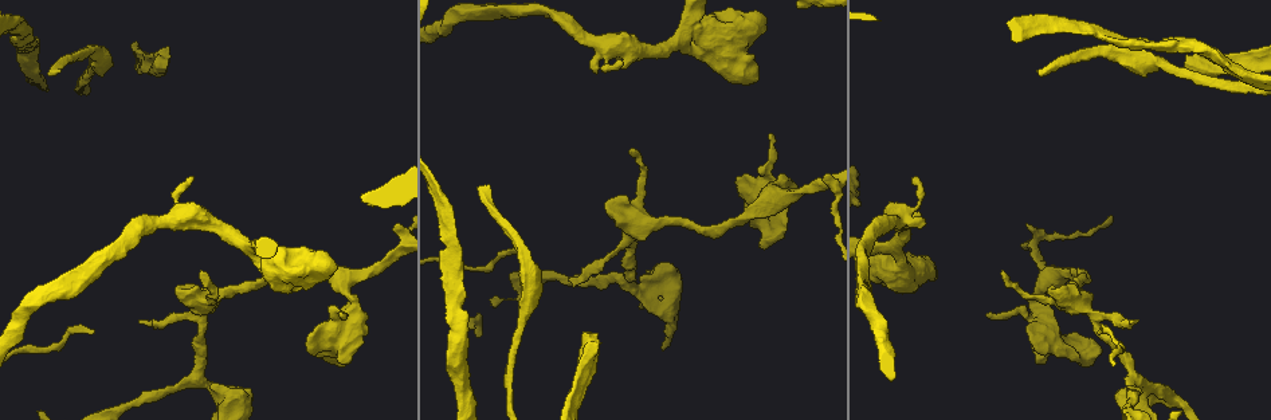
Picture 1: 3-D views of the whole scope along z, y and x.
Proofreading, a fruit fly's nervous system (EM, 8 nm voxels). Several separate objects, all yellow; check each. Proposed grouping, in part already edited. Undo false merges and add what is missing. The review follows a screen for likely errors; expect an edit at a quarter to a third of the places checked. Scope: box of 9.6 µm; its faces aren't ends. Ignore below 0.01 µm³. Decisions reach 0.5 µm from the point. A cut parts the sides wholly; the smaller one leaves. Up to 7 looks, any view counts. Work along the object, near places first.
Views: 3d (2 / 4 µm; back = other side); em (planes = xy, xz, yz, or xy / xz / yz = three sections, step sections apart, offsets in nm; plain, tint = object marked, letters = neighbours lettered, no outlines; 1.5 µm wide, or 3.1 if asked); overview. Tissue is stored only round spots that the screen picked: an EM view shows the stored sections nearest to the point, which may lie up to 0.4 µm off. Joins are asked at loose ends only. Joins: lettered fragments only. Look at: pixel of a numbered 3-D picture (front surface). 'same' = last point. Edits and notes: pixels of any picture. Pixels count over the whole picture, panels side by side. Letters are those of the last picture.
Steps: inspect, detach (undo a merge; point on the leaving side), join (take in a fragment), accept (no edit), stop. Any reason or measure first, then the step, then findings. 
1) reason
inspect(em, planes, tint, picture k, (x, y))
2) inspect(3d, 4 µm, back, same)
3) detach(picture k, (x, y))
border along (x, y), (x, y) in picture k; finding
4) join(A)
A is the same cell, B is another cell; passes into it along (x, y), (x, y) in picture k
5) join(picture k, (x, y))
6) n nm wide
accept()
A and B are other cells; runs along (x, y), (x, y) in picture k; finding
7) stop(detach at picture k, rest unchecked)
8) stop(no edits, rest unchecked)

thin end
inspect(3d, 2 µm, picture 1, (1037, 70))

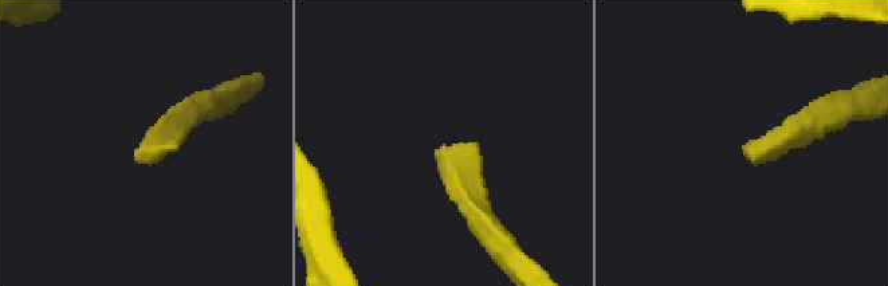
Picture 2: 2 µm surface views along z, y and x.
inspect(em, planes, tint, picture 2, (166, 144))

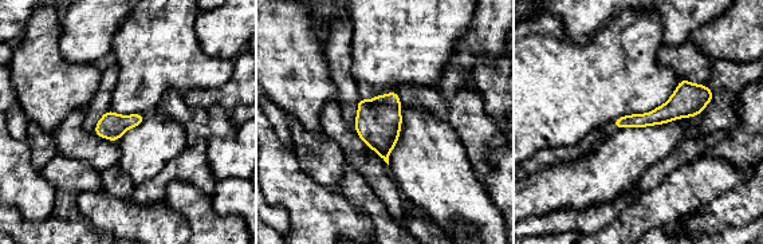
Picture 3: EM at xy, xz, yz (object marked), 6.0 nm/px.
what lies round it
inspect(em, planes, letters, same)

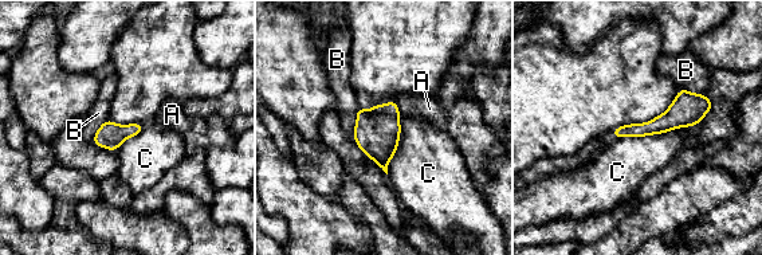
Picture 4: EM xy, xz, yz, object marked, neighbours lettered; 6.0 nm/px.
accept()
A, B and C are other cells; border along (696, 124), (616, 140) in picture 4; no lettered fragment goes on from it

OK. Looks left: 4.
an open end
inspect(em, planes, letters, picture 1, (923, 219))

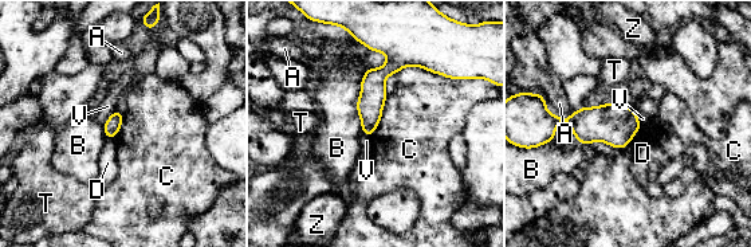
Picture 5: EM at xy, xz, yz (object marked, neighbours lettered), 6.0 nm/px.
B touches over 380 nm
accept()
A, B, C, D, T, V and Z are other cells; none of them fits

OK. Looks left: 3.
four-way junction
inspect(3d, 4 µm, picture 1, (196, 379))

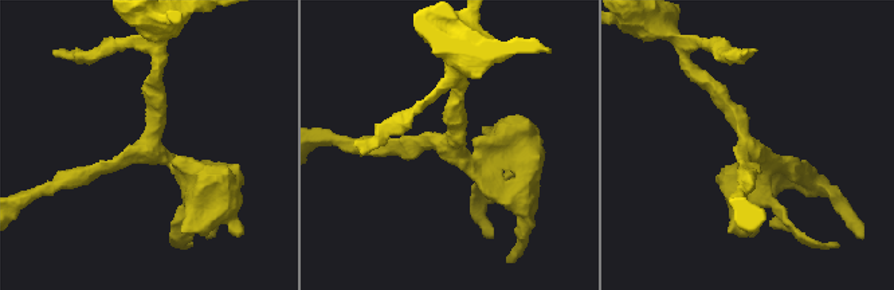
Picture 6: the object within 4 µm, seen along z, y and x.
shape alone is not enough
inspect(em, yz, step 8, plain, picture 6, (446, 144))

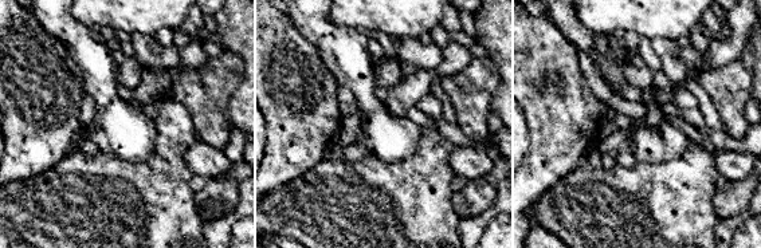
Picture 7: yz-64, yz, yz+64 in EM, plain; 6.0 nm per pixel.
see the neighbours
inspect(em, yz, step 8, letters, same)

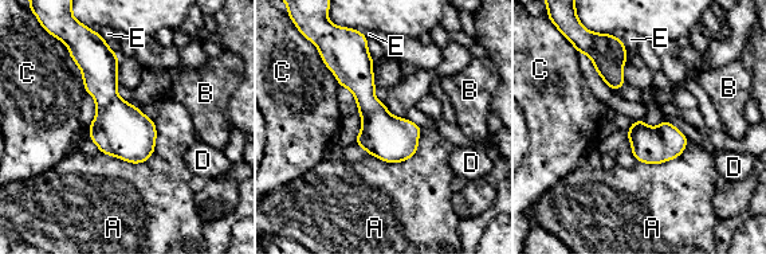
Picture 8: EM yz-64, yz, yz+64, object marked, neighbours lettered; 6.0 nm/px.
4 arms
accept()
A, B, C, D and E are other cells; continuous, no second neuron

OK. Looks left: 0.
stop(no edits, rest unchecked)

